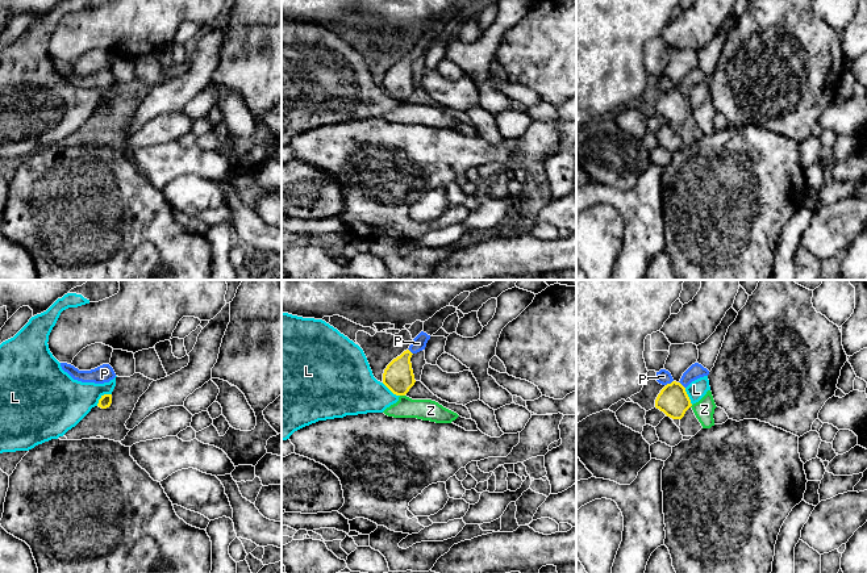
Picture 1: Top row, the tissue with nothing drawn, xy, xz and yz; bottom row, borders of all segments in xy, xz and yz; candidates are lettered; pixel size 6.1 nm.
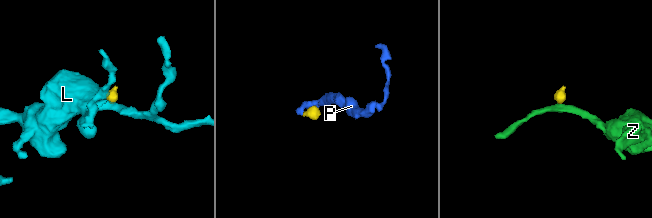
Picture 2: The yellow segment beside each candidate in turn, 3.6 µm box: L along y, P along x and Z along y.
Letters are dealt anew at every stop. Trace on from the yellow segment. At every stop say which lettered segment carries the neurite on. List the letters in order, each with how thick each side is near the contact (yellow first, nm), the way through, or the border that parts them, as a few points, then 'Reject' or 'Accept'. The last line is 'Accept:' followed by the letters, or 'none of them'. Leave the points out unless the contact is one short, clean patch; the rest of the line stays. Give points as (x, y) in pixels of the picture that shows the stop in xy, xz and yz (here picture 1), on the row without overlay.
L: Thickness 70 nm (yellow) against 320 nm. Boundary: xy (111, 99), (105, 99), (96, 111). Reject
P: Thickness 190 nm (yellow) against 90 nm. Path across: yz (672, 105), (668, 90), (663, 82). Accept
Z: Thickness 180 nm (yellow) against 130 nm. Boundary: xz (400, 100), (404, 101). Reject
Accept: P

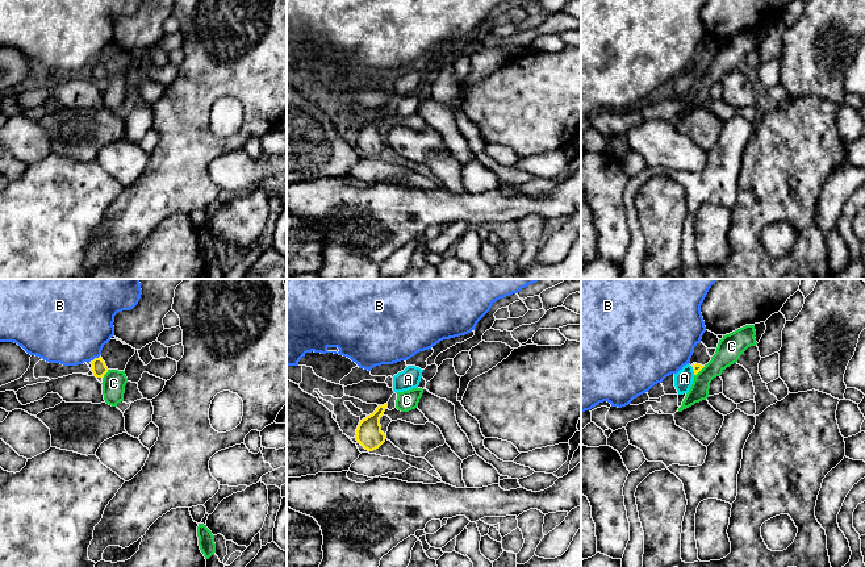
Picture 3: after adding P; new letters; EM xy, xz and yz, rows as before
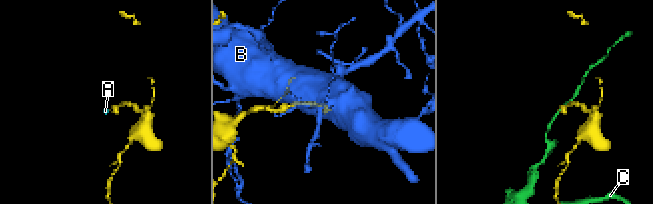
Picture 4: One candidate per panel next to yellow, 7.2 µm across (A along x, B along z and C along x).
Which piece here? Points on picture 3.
A: Thickness 50 nm (yellow) against 110 nm. Path across: yz (696, 73), (693, 75), (684, 83). Accept
B: Thickness 90 nm (yellow) against 440 nm. Reject
C: Thickness 90 nm (yellow) against 140 nm. Reject
Accept: A

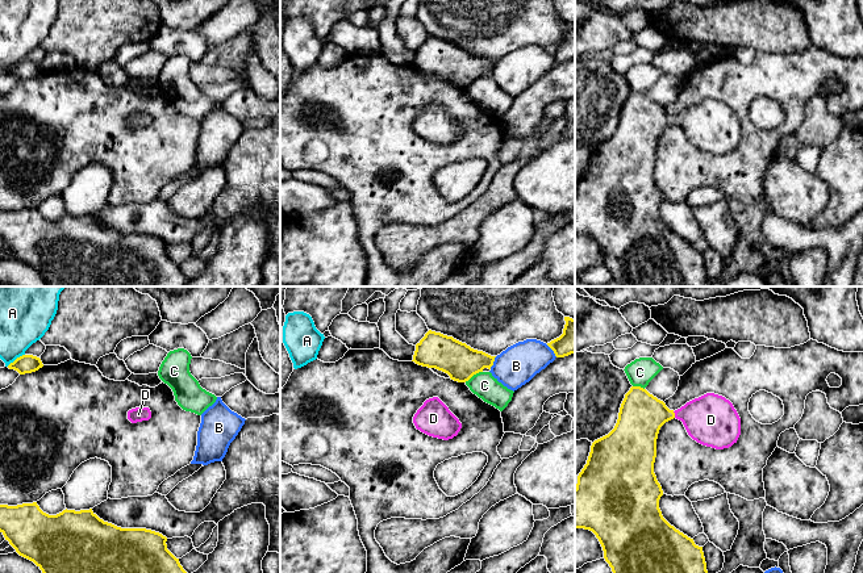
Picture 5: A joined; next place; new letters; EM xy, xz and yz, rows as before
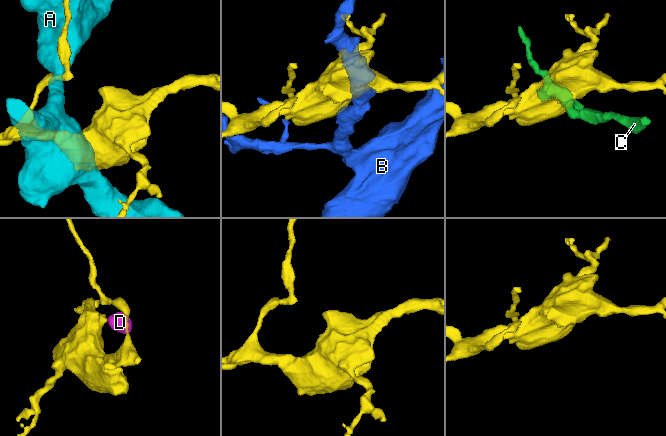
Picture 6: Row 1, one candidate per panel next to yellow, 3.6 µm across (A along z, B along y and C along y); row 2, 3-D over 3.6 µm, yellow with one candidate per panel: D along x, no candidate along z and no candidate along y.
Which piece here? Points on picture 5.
A: Thickness 110 nm (yellow) against 300 nm. Reject
B: Thickness 160 nm (yellow) against 240 nm. Boundary: xz (546, 50), (557, 62). Reject
C: Thickness 220 nm (yellow) against 160 nm. Reject
D: Thickness 280 nm (yellow) against 320 nm. Path across: yz (641, 121), (674, 120), (695, 120), (711, 125). Accept
Accept: D

